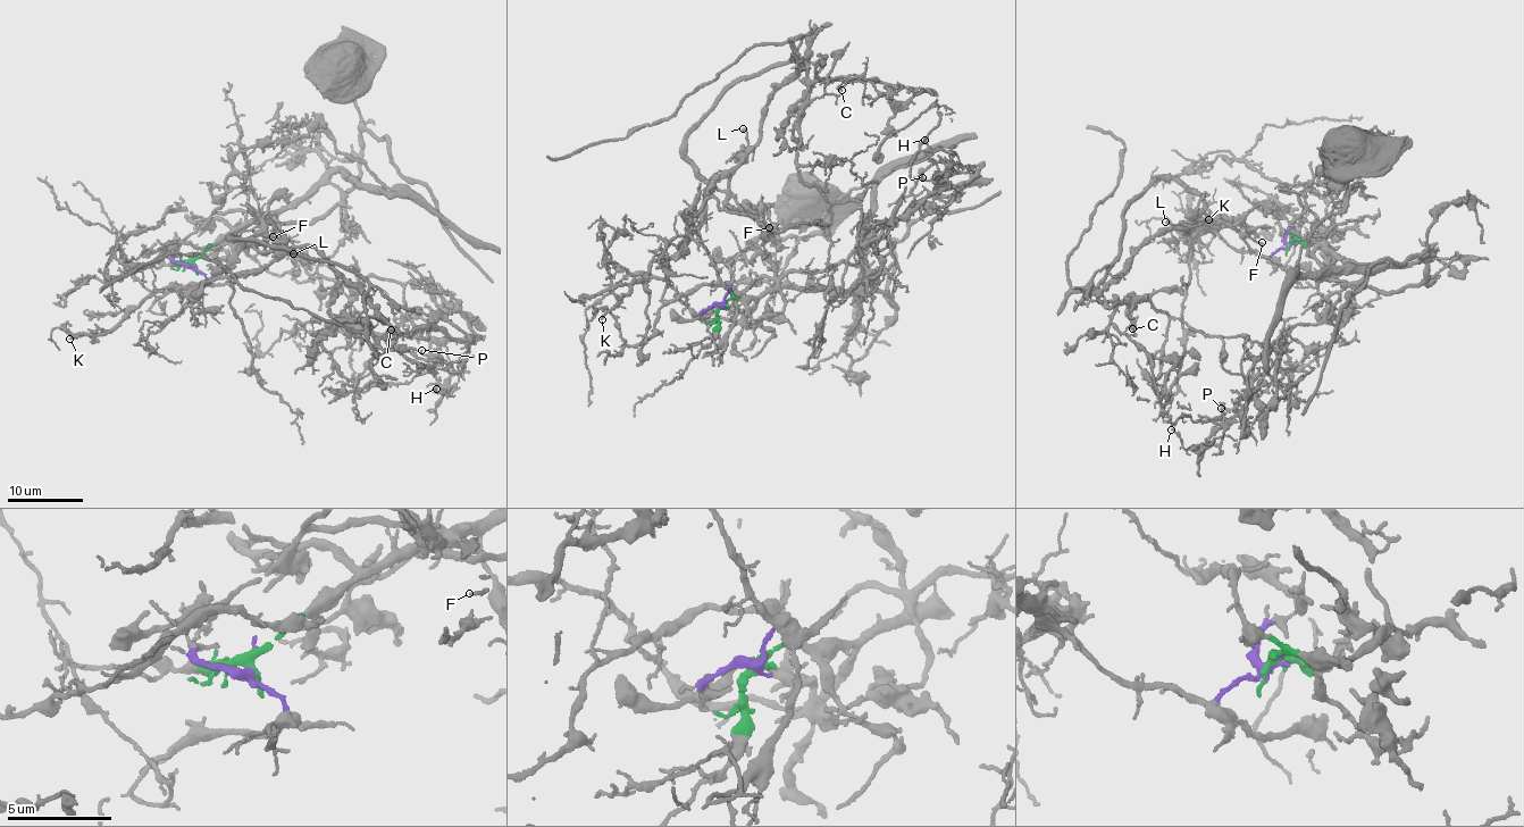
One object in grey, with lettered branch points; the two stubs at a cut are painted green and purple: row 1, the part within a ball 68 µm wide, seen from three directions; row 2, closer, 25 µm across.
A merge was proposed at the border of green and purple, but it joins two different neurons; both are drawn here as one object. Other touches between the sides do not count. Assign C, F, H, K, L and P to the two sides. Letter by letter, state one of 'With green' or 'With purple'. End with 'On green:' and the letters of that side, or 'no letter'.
C: With purple
F: With purple
H: With green
K: With purple
L: With purple
P: With green
On green: H, P

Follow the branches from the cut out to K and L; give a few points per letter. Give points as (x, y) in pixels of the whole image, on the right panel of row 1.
K: (1290, 244), (1270, 256), (1237, 250), (1210, 231), (1217, 222), (1211, 212), (1200, 225), (1208, 219)
L: (1290, 244), (1270, 256), (1240, 252), (1202, 223), (1187, 224), (1189, 233), (1189, 230), (1182, 225), (1165, 223)

